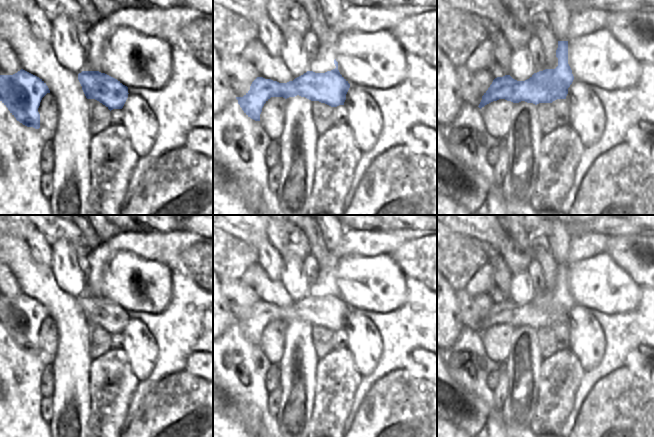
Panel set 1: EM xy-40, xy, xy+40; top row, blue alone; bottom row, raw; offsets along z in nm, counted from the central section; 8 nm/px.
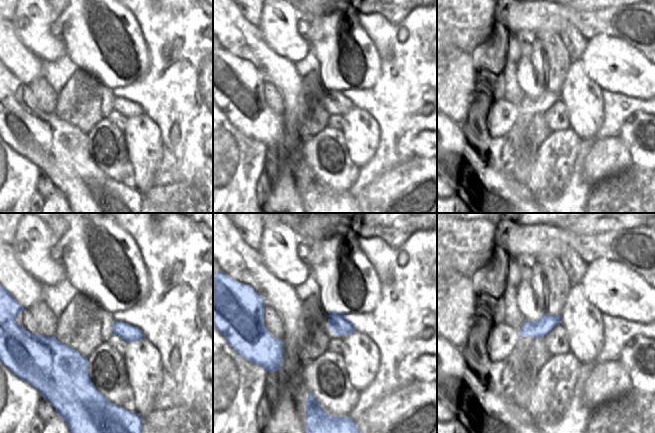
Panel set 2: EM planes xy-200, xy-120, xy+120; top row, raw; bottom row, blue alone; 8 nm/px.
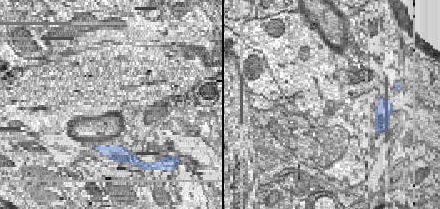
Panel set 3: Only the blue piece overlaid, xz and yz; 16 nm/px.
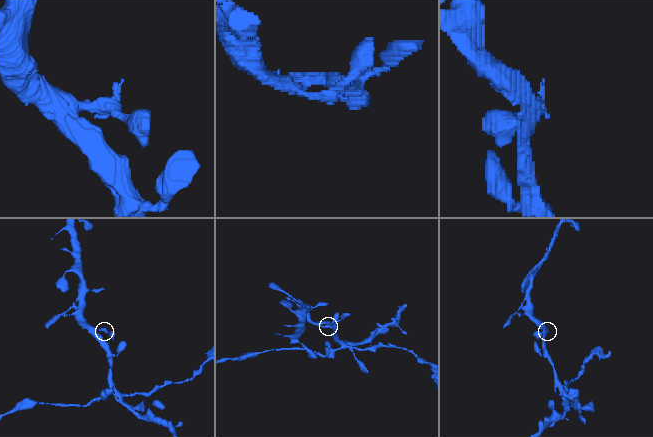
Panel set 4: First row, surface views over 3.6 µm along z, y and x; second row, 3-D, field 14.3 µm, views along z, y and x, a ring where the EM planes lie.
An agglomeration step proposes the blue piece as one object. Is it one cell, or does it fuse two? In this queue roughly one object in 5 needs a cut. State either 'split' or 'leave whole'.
leave whole

